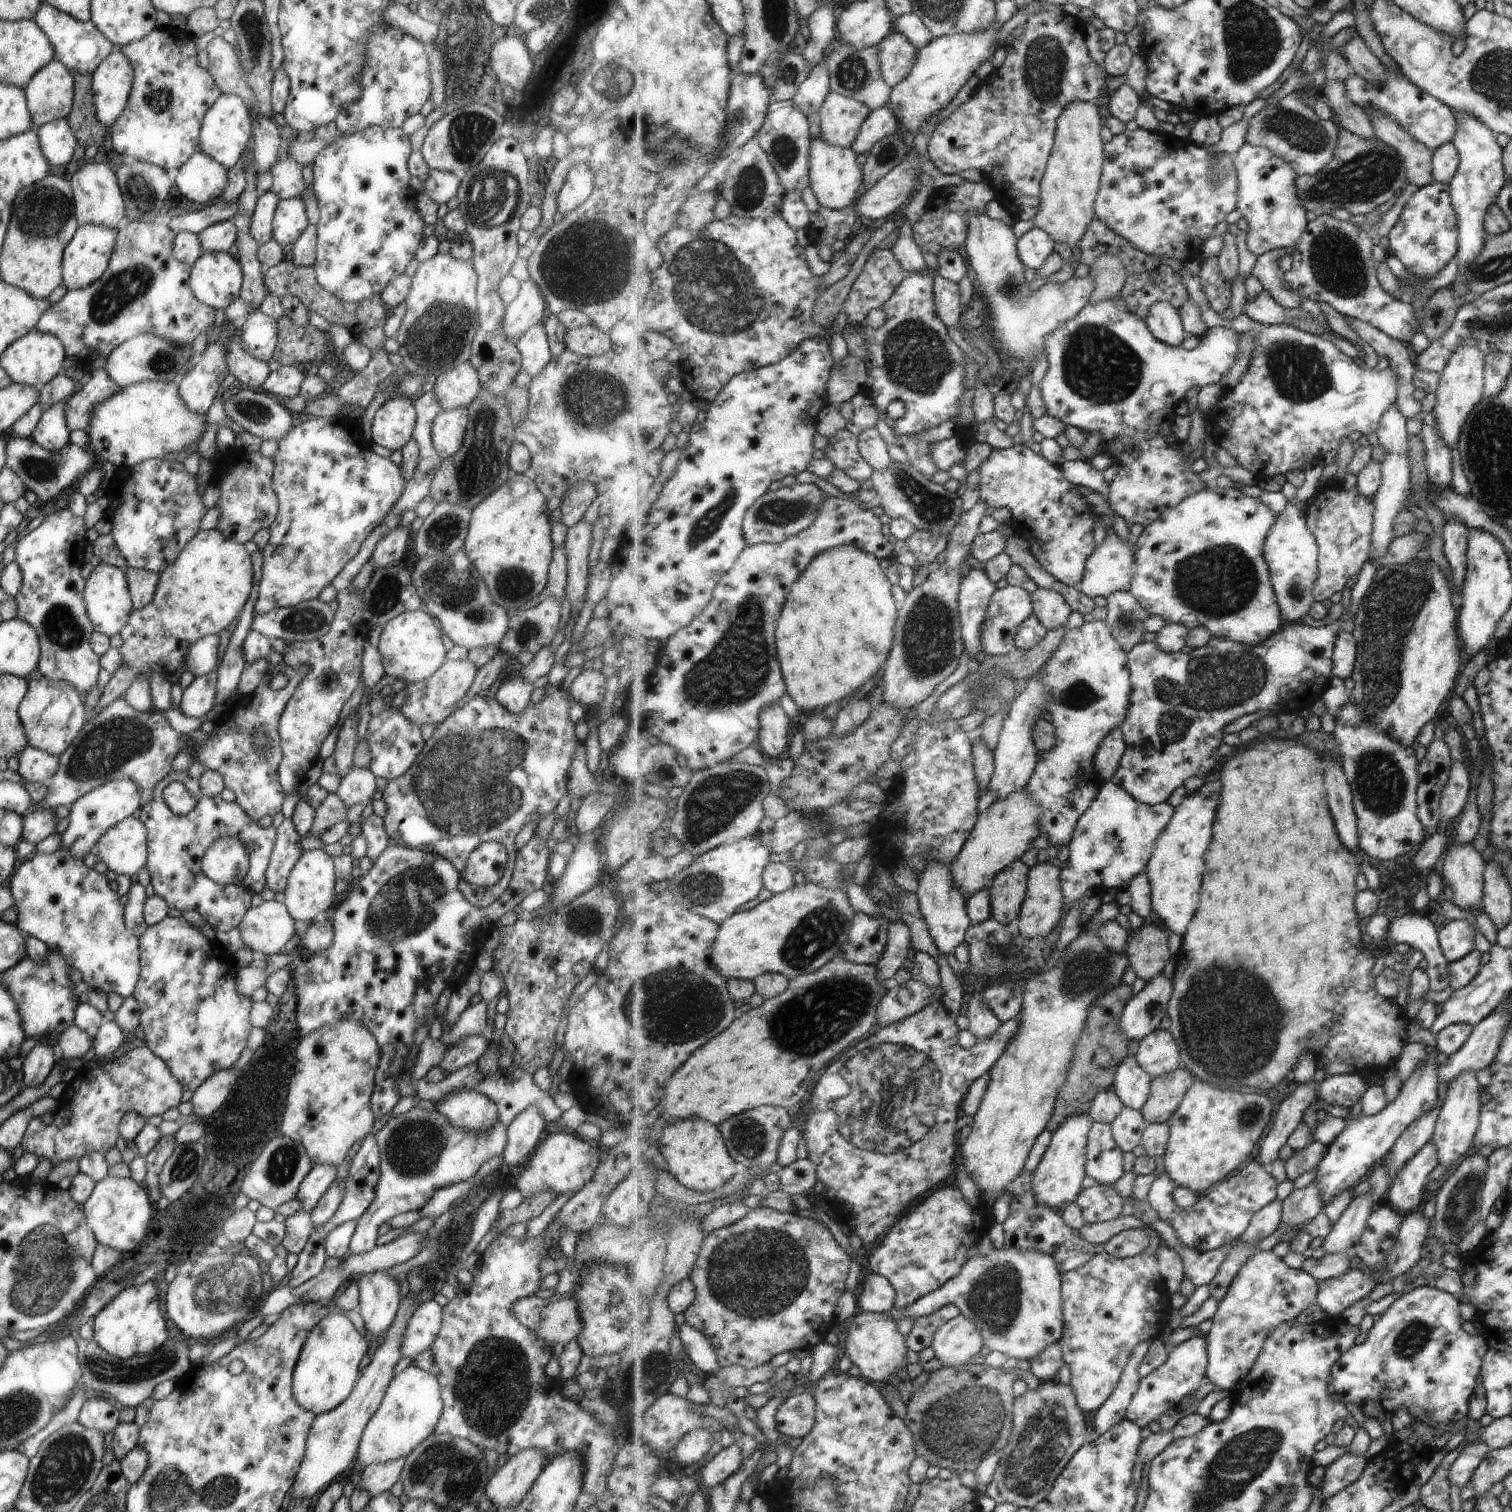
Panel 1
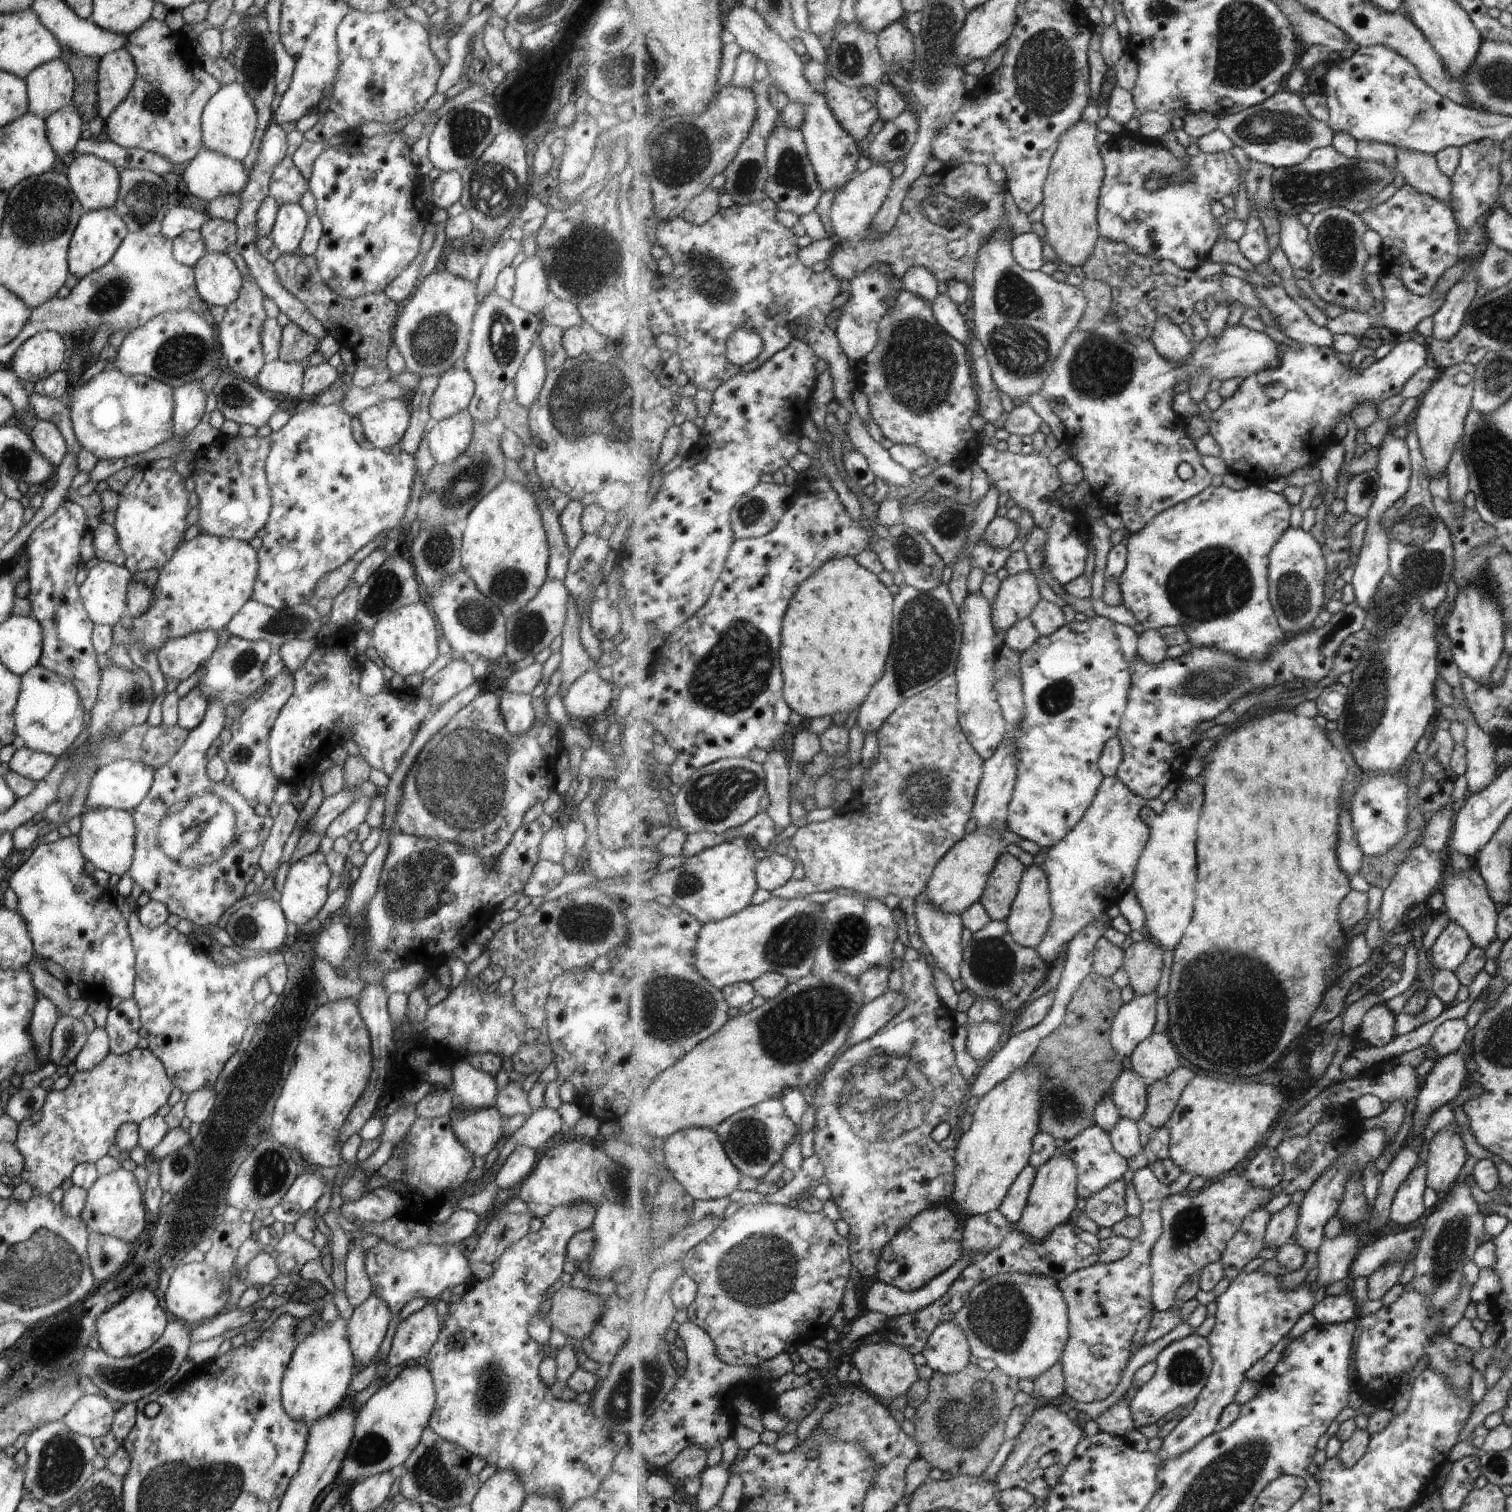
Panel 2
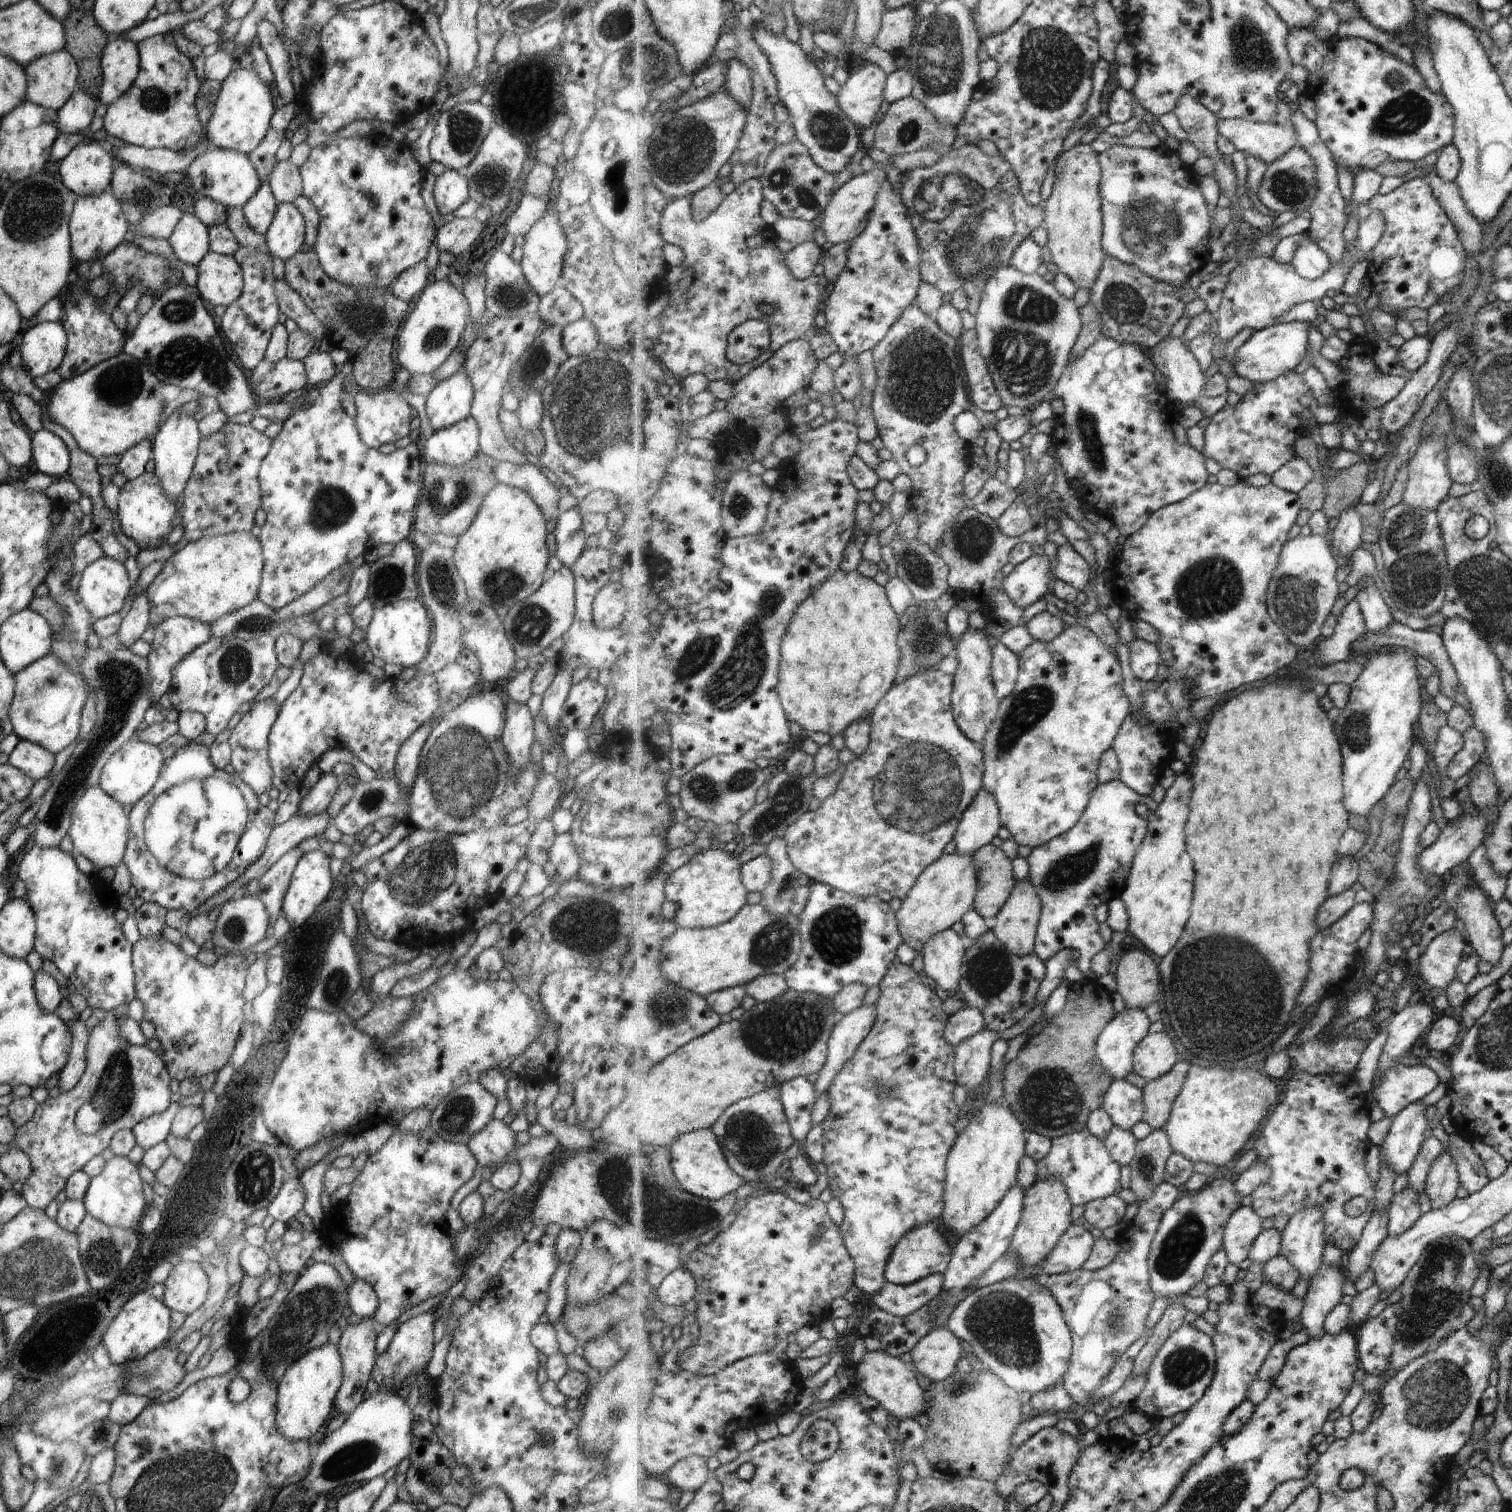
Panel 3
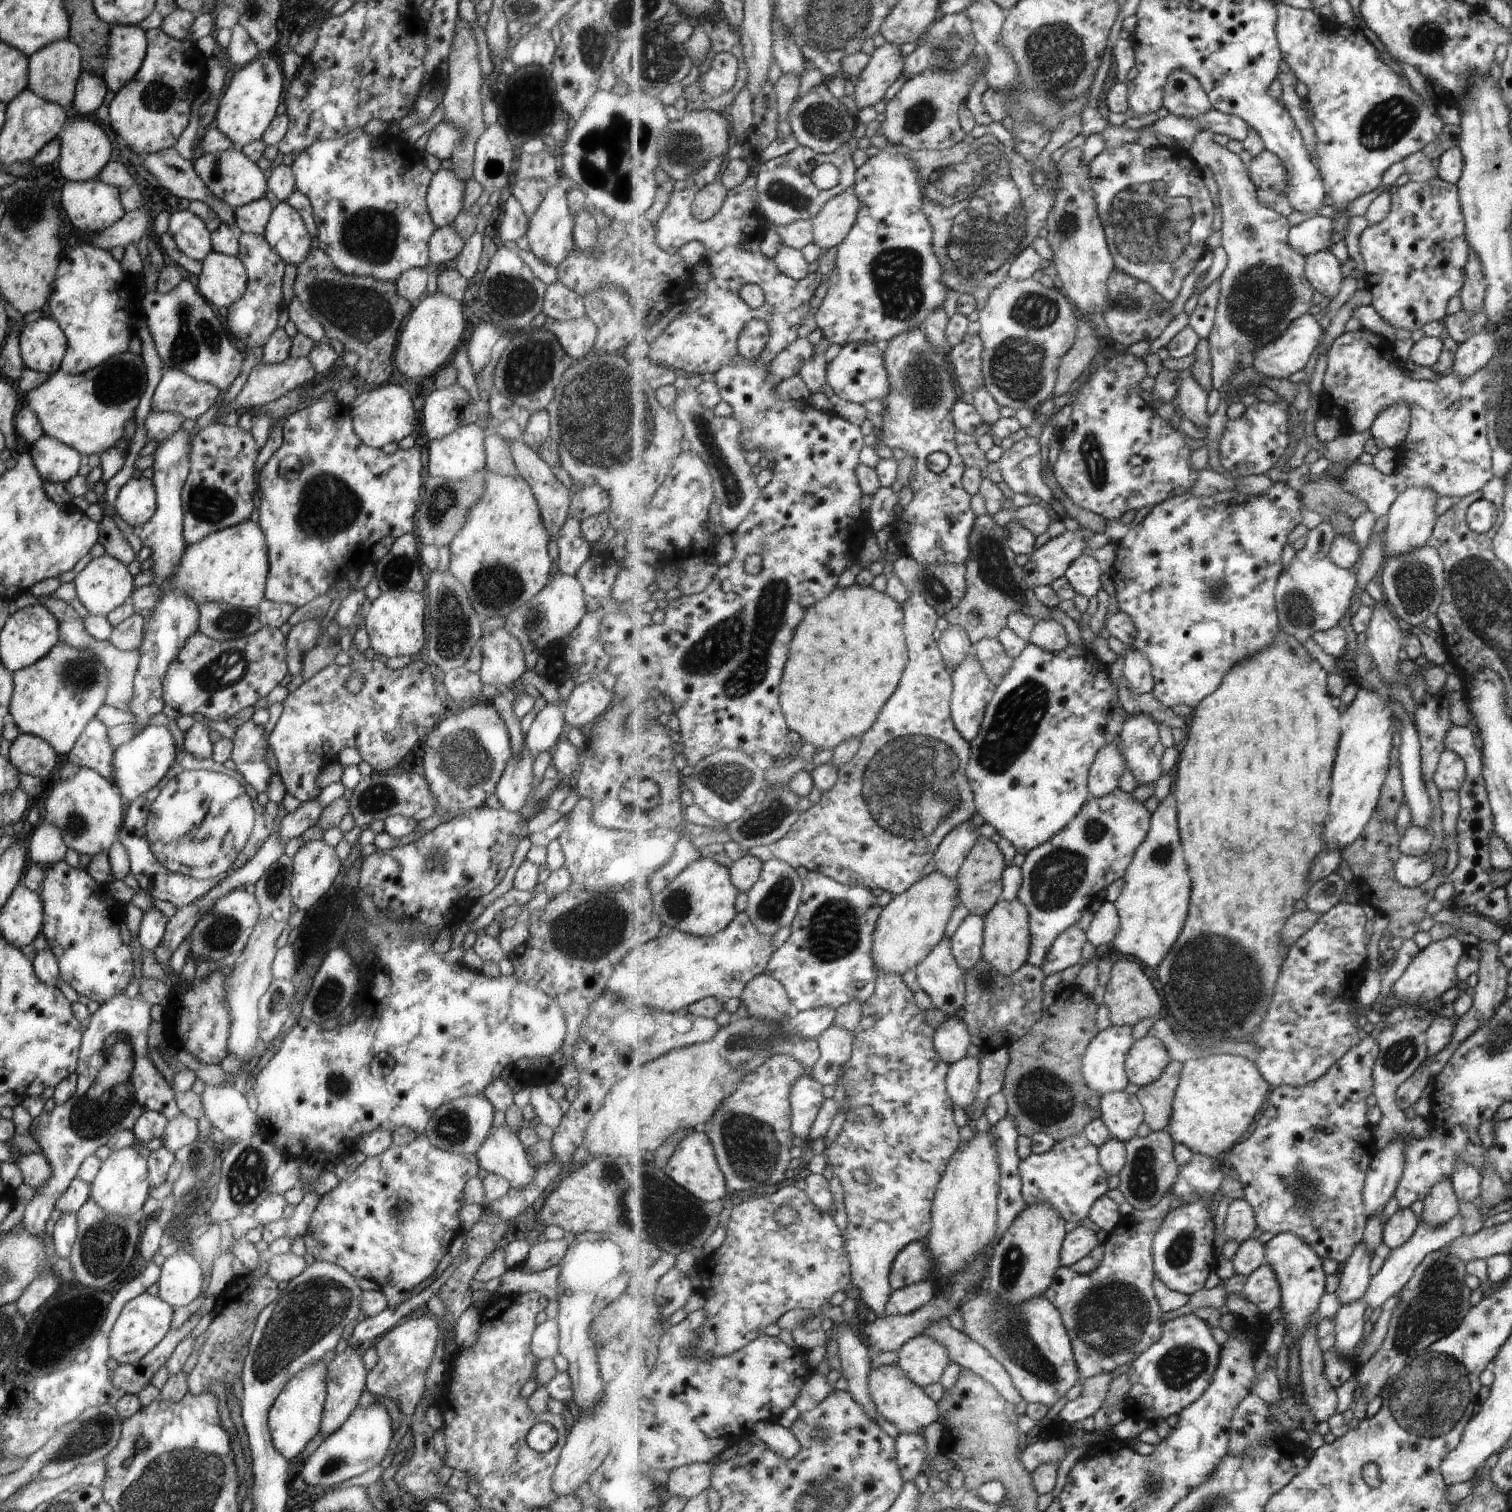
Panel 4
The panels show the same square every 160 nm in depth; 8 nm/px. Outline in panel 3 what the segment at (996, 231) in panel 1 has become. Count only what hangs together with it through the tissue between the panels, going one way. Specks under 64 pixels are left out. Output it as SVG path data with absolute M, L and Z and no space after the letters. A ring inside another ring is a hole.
M1009 263L998 265L997 272L988 278L975 317L979 346L1004 406L1033 409L1040 402L1049 400L1072 358L1075 343L1082 331L1082 312L1075 300L1063 296L1052 283L1043 280L1041 272L1030 275Z

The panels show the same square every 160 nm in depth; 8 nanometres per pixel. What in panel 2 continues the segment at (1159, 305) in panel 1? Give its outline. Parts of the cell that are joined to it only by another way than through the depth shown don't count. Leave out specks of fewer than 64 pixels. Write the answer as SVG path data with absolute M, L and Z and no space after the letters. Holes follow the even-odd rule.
M1167 315L1156 320L1153 334L1150 338L1158 351L1174 363L1180 363L1193 350L1193 342L1187 340L1183 330Z

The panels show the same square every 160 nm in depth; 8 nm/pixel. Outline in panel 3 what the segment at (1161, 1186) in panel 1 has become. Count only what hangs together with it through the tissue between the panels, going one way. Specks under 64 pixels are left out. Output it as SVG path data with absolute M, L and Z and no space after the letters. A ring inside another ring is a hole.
M1217 1174L1199 1192L1184 1191L1177 1202L1165 1211L1148 1259L1156 1298L1185 1295L1195 1284L1204 1282L1211 1260L1224 1248L1227 1225L1241 1207L1243 1204L1234 1182Z

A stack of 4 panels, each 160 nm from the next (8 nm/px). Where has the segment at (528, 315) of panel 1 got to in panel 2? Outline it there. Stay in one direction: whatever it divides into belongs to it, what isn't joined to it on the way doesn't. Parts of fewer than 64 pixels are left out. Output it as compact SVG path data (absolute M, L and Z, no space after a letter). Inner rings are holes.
M536 253L525 257L514 269L514 291L509 302L514 307L535 315L549 302L550 297L542 261Z

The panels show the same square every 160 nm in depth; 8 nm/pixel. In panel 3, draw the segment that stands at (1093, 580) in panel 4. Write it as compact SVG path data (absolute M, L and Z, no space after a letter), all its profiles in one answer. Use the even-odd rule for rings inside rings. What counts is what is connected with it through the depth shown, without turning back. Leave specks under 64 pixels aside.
M1071 543L1057 546L1058 563L1054 568L1057 579L1068 582L1080 591L1089 586L1091 565L1075 550Z

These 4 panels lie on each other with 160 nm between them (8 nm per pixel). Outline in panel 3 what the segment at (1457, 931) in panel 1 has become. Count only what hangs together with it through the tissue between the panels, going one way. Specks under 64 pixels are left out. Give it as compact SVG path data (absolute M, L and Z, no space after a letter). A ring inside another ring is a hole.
M1455 927L1429 942L1418 966L1418 972L1428 986L1443 990L1455 981L1456 966L1466 944L1466 939Z

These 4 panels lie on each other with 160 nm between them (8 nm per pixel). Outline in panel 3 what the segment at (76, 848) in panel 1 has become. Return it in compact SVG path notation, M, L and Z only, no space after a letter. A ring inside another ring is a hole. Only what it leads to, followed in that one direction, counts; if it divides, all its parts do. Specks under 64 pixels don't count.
M127 739L101 767L98 787L128 809L155 784L163 759L164 756L156 745L137 739Z

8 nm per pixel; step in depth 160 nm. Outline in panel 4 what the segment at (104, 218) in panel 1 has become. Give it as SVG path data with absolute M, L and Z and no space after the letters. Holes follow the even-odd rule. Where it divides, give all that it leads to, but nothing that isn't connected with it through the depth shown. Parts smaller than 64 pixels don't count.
M81 117L68 119L69 127L59 136L59 160L58 170L67 181L92 181L97 179L102 168L110 160L111 144L103 130L96 124L93 117Z

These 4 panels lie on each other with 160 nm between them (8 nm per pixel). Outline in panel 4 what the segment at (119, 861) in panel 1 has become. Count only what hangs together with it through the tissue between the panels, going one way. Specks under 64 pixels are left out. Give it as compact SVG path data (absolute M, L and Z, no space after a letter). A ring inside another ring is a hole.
M85 767L67 780L53 777L52 783L53 788L45 800L43 820L59 828L66 848L89 856L108 850L119 838L118 830L124 817L125 805L118 788L93 769Z

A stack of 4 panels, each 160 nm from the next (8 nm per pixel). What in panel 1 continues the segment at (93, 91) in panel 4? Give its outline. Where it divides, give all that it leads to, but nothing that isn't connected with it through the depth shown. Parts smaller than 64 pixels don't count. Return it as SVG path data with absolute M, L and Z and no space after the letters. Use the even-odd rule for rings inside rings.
M53 119L36 130L45 160L51 166L67 164L75 150L76 140L66 119Z

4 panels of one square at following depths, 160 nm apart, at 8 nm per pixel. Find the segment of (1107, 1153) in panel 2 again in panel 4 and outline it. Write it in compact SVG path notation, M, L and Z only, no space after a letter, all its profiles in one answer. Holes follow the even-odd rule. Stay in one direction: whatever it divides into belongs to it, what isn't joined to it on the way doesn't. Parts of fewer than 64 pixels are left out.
M1085 1135L1072 1136L1055 1143L1049 1152L1031 1154L1022 1161L1022 1193L1026 1200L1024 1210L1032 1204L1051 1203L1067 1222L1083 1222L1093 1205L1109 1190L1109 1173L1103 1168L1097 1148Z

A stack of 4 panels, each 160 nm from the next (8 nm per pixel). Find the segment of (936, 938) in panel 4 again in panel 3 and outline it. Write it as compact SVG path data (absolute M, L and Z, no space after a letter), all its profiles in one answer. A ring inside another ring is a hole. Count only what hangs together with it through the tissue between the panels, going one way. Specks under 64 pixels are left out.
M951 853L943 855L923 871L897 912L900 933L923 944L929 938L953 928L974 908L980 884L974 855Z

